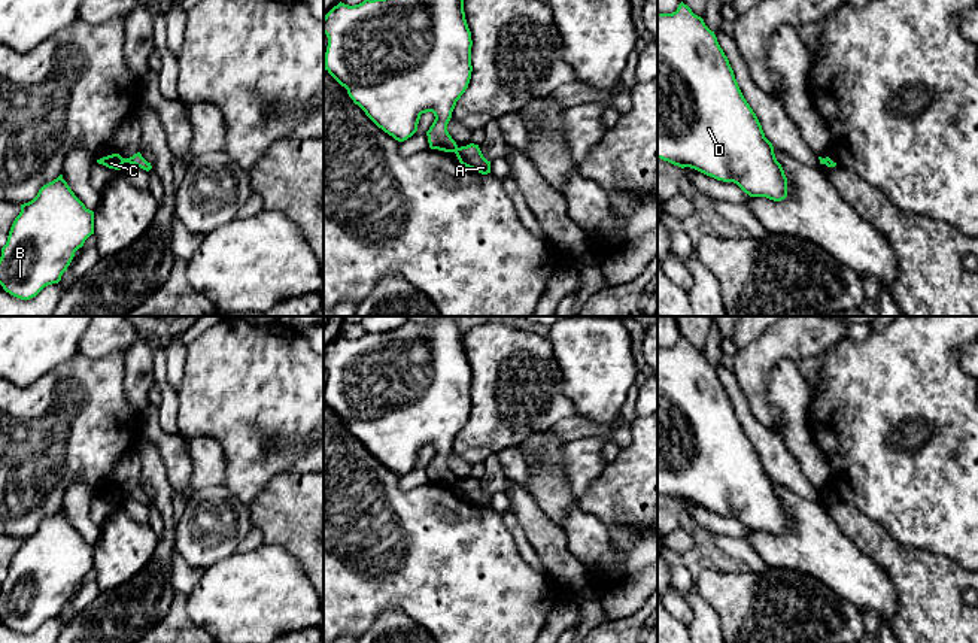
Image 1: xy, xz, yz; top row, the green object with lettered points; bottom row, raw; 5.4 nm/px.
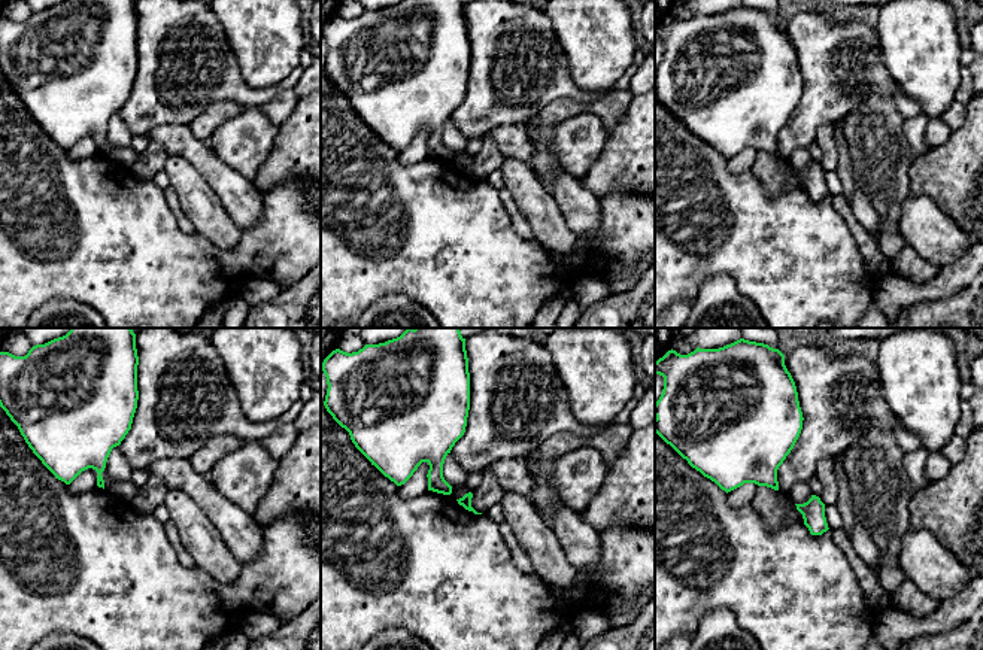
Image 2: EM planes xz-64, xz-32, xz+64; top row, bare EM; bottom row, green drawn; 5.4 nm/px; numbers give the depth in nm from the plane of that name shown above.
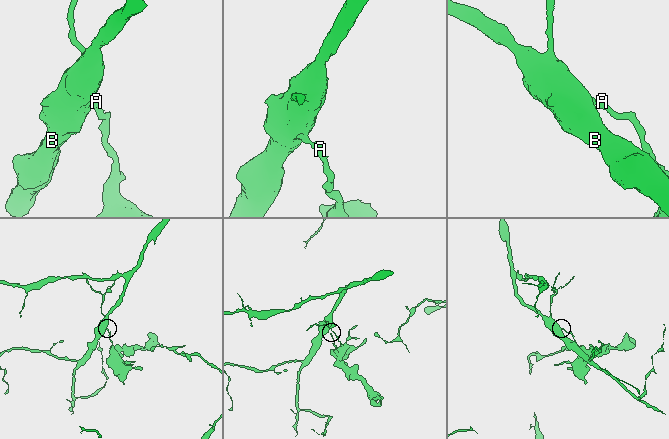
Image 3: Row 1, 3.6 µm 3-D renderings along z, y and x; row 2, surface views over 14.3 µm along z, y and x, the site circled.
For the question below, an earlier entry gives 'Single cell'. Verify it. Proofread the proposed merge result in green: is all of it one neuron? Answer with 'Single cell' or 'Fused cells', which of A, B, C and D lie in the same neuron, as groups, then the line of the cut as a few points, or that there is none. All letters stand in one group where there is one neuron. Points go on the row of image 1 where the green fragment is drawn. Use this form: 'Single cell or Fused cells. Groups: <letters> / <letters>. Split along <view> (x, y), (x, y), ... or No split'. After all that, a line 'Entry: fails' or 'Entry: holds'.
Fused cells. Groups: A / B C D. Split along xy (122, 158), (124, 161)
Entry: fails

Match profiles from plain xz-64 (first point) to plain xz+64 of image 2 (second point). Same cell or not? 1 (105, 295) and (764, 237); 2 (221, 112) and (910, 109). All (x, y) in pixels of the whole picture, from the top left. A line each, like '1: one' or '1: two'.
1: one
2: one

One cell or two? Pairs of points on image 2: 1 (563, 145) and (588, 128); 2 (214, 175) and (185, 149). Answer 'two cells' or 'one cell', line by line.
1: one cell
2: one cell

